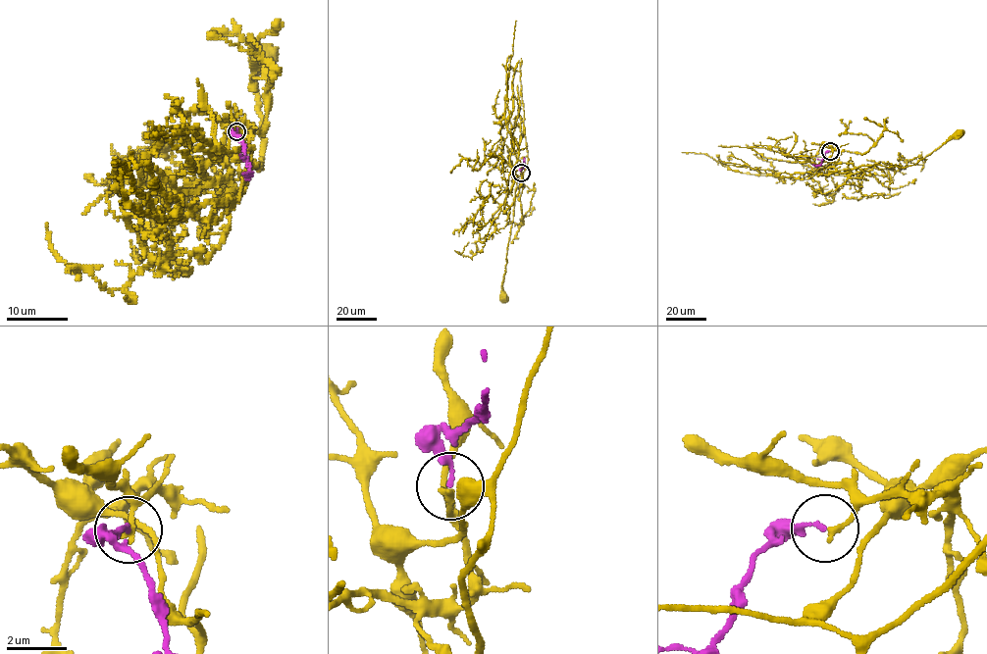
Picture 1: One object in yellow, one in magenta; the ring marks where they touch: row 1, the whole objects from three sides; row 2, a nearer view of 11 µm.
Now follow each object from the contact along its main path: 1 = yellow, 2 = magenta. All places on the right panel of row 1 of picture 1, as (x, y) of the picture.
1: (830, 151), (839, 149), (835, 166), (838, 171), (860, 177), (864, 173), (857, 168), (914, 165), (958, 133)
2: (830, 151), (825, 154), (821, 163), (812, 164)

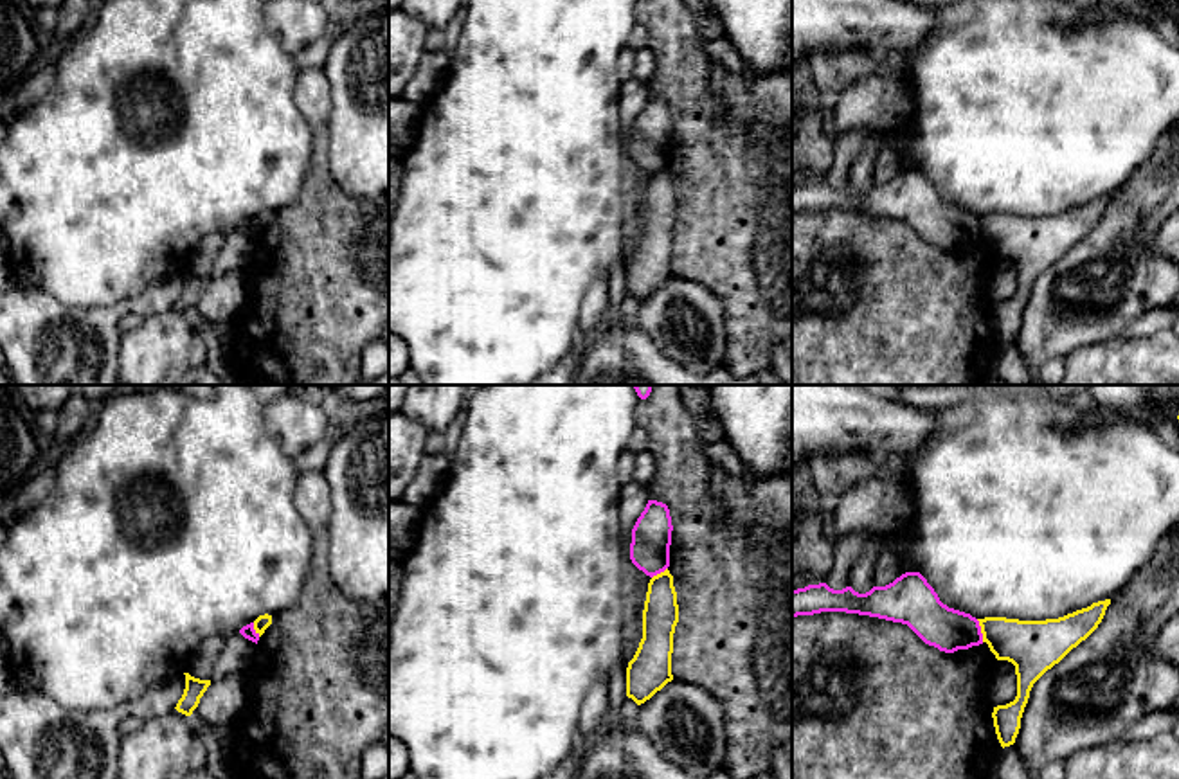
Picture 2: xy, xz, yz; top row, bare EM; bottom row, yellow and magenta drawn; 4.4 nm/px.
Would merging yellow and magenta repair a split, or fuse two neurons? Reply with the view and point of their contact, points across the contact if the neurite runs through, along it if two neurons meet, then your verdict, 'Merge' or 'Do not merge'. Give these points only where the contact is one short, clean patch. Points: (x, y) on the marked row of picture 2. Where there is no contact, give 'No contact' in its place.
Touches yellow at yz (981, 630). Boundary: yz (976, 619), (983, 641). Do not merge

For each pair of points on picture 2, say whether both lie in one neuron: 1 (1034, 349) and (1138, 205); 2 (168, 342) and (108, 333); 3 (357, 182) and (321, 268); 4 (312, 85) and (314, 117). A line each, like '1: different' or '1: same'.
1: same
2: different
3: different
4: same

